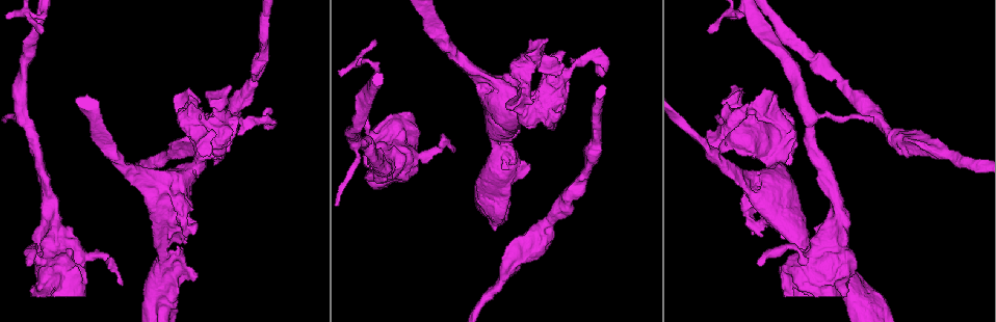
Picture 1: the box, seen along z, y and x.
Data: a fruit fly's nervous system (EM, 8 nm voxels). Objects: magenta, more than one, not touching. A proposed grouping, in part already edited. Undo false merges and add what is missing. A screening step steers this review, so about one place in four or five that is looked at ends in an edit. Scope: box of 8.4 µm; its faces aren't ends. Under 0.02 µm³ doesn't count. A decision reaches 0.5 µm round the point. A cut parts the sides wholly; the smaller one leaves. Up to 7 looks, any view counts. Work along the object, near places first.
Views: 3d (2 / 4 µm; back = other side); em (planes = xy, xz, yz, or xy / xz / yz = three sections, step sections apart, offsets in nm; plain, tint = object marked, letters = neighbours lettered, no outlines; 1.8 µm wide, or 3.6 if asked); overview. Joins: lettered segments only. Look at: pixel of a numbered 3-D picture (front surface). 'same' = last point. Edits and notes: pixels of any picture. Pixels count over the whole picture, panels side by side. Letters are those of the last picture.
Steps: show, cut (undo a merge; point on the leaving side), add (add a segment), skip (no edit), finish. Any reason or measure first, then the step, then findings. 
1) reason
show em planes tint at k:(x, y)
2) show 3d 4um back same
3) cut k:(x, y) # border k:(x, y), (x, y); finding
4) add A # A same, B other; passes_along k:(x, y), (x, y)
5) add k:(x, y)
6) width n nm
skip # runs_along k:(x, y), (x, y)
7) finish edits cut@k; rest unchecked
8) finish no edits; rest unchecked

thick end
show em xy step 4 letters at 1:(197, 276)

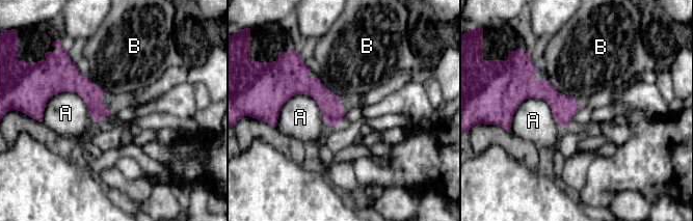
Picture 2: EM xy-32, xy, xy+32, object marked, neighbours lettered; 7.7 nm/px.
show em planes letters same

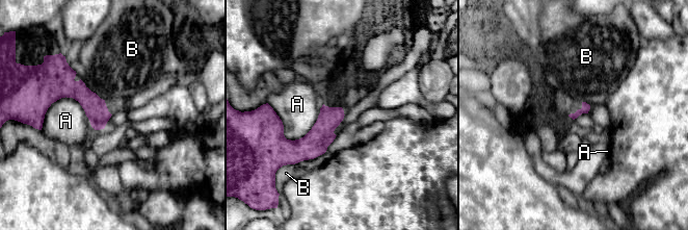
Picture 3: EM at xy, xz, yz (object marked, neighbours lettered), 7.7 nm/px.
skip # A other, B other; runs_along 3:(48, 103), (80, 92), (107, 116); none of them fits

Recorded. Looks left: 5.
show 3d 2um at 1:(805, 296)

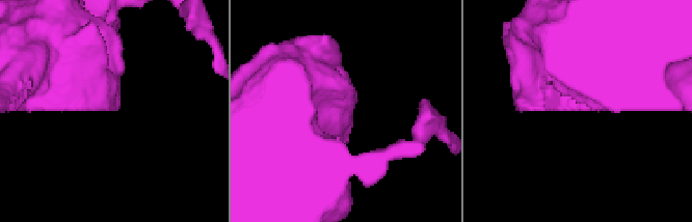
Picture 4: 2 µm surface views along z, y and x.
shape alone is not enough
show em planes plain at 4:(349, 116)

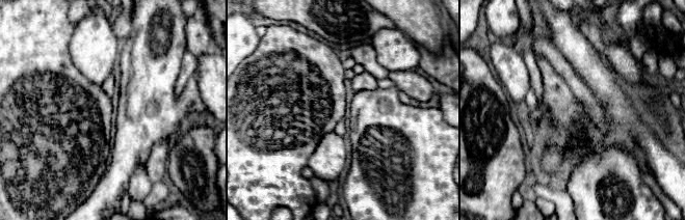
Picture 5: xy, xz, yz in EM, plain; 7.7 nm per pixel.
what lies round it
show em planes letters same

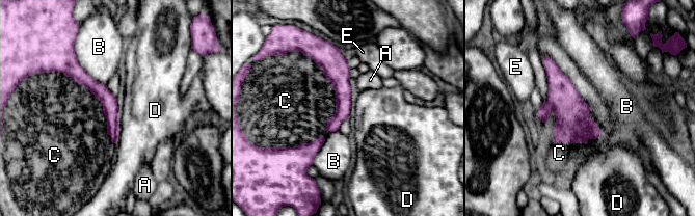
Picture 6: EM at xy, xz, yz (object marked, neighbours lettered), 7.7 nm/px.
add C # A other, B other, C same, D other, E other; the neuron continues

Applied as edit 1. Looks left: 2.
branch stops here
show em planes plain at 1:(197, 223)

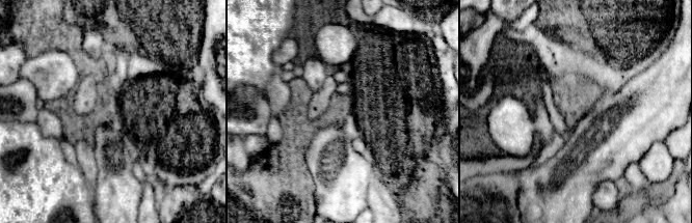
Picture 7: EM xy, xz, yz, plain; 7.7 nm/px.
show em planes letters same

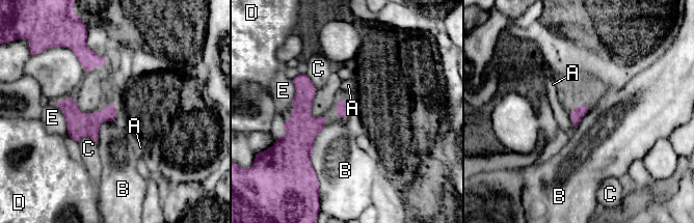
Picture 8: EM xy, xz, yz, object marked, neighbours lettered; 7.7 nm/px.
skip # A other, B other, C other, D other, E other; border 8:(114, 119), (101, 124), (96, 141); none of them fits

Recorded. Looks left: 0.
finish edits add@6; rest unchecked

